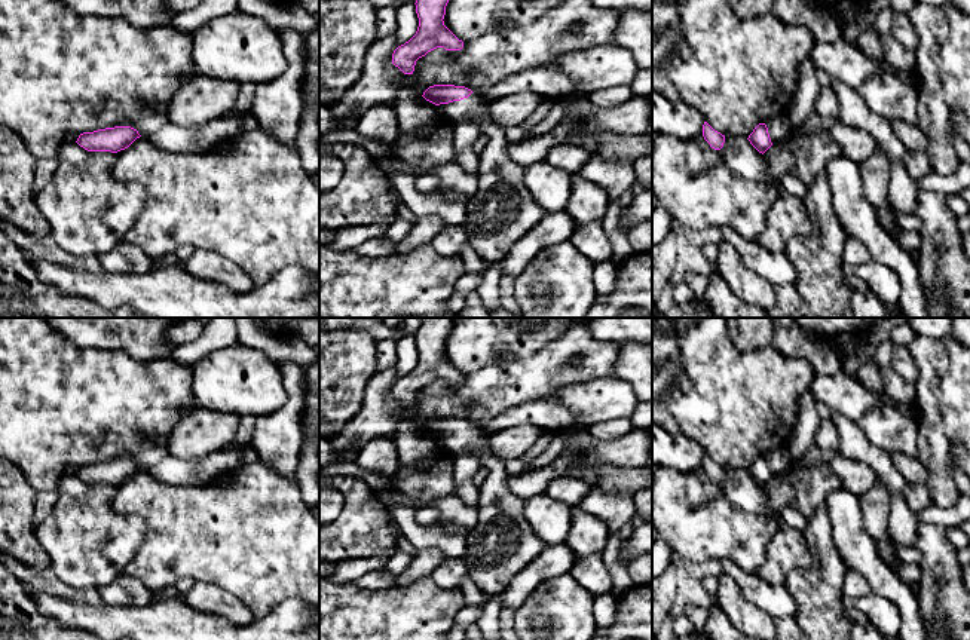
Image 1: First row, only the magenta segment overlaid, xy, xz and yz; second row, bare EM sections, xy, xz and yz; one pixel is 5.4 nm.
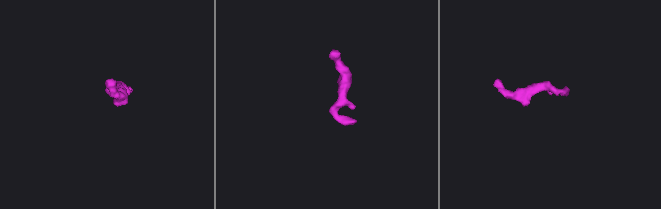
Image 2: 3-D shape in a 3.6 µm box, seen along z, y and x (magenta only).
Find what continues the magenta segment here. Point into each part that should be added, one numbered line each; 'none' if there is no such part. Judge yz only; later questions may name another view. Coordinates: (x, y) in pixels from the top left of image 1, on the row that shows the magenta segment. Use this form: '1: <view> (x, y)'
1: yz (779, 126)

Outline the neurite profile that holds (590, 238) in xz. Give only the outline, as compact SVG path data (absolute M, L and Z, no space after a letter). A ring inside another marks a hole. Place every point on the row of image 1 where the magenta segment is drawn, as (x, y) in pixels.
M600 220L576 224L576 229L570 236L570 242L585 258L594 264L612 258L612 244Z

